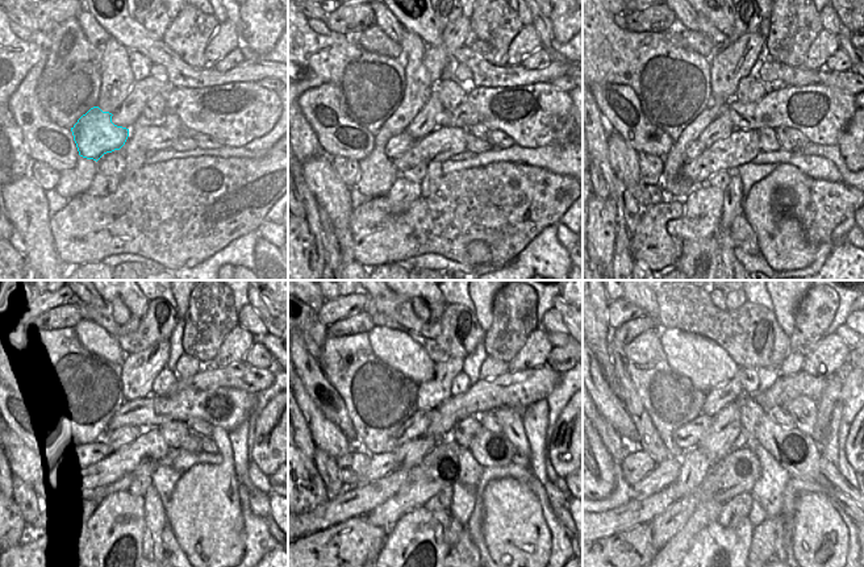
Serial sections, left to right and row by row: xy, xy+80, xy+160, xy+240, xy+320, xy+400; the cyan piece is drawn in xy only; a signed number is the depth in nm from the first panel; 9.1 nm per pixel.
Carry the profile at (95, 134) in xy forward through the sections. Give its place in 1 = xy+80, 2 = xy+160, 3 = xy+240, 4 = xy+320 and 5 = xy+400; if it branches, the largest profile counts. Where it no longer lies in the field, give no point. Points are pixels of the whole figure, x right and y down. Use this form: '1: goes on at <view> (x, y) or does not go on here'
1: goes on at xy+80 (396, 146)
2: goes on at xy+160 (695, 149)
3: goes on at xy+240 (83, 459)
4: goes on at xy+320 (382, 465)
5: goes on at xy+400 (666, 472)

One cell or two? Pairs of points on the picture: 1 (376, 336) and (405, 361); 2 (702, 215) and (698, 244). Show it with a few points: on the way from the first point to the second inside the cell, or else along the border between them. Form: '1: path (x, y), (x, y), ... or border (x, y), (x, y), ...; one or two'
1: path (383, 340), (399, 354); one
2: path (700, 221), (698, 237); one

